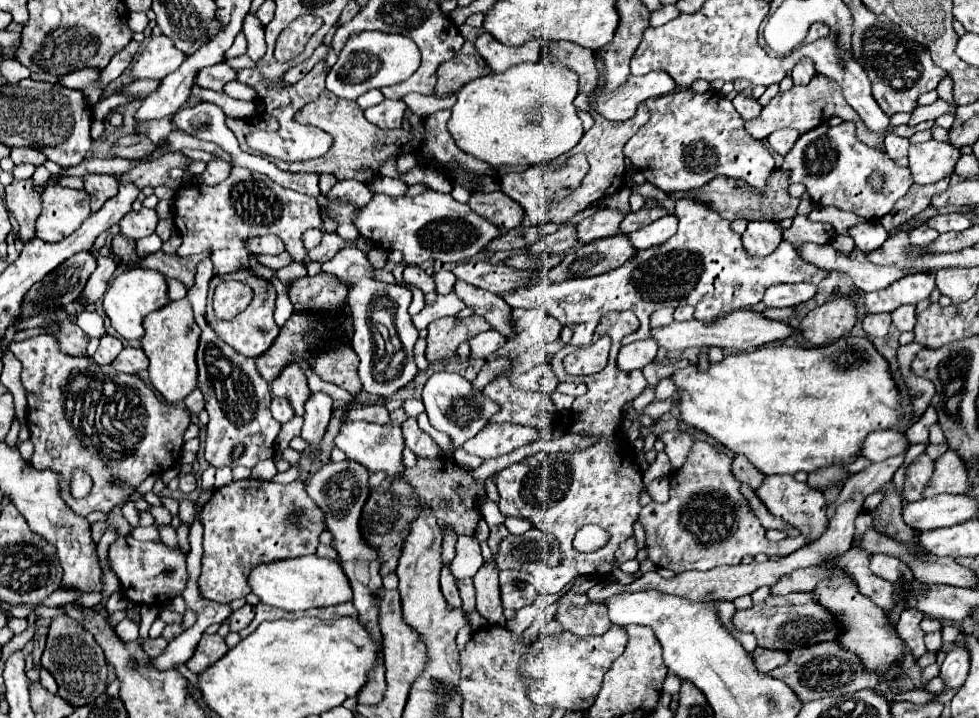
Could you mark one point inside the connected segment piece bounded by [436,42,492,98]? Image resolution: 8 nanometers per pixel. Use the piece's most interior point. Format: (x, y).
(467, 65)

